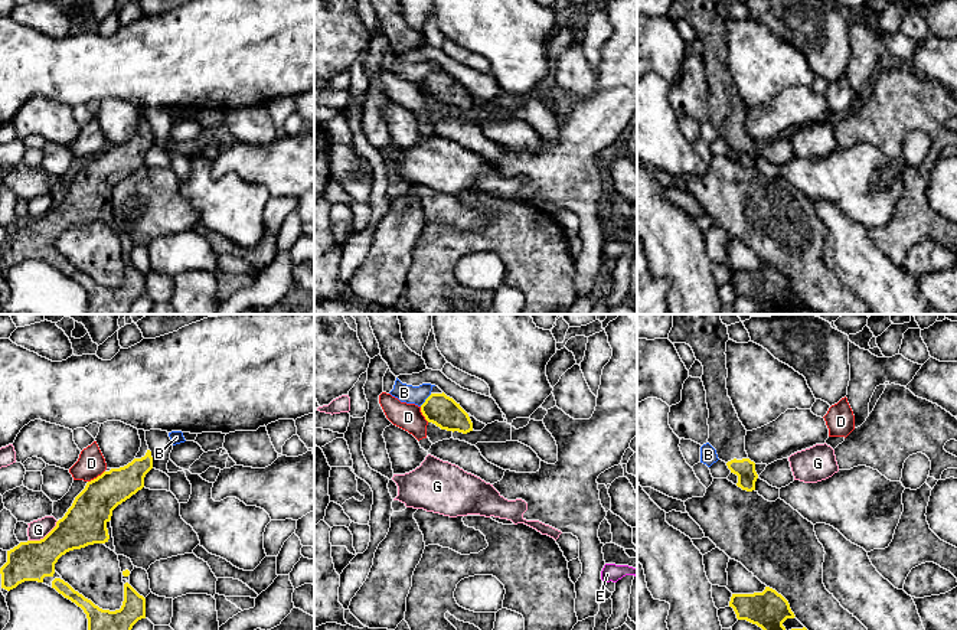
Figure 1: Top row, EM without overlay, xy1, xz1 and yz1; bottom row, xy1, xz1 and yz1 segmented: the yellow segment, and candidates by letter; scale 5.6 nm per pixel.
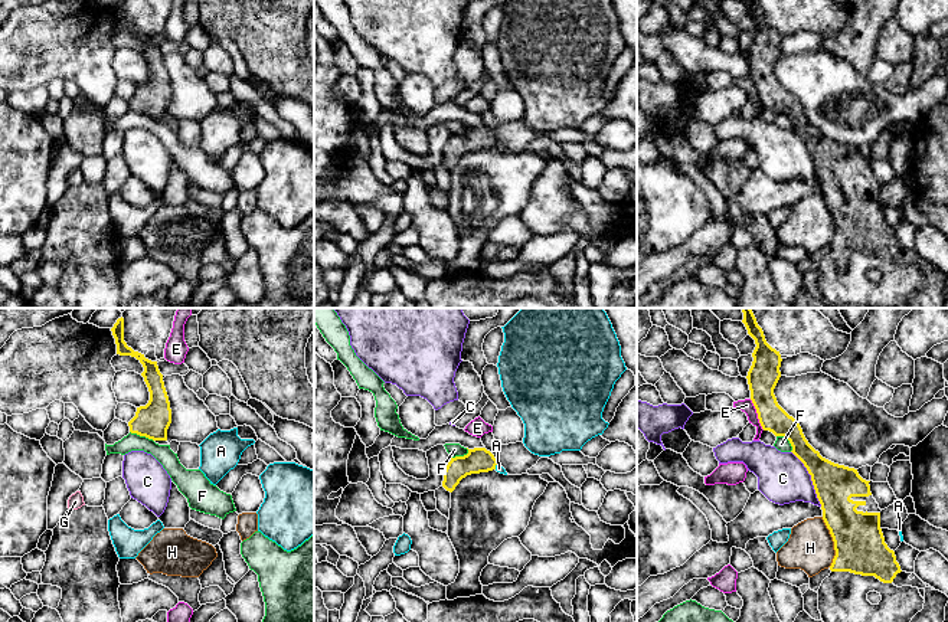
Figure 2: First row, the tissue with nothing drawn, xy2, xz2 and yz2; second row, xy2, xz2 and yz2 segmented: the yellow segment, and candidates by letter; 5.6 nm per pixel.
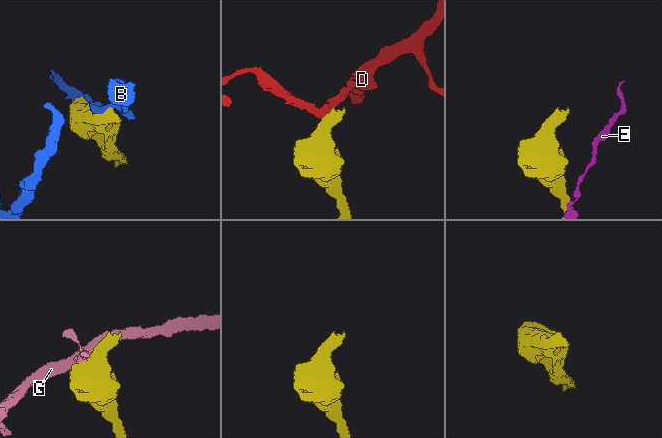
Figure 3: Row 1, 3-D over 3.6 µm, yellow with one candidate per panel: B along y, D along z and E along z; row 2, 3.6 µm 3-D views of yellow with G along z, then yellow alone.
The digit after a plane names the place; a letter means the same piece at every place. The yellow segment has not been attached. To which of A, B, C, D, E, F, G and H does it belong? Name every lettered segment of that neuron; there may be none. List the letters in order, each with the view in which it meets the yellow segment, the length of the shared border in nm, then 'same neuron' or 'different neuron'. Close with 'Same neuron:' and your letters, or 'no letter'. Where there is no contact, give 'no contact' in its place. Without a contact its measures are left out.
A: contact in xz2; length 40 nm; different neuron
B: contact in xz1; length 100 nm; different neuron
C: contact in yz2; length 360 nm; different neuron
D: contact in xy1; length 120 nm; different neuron
E: contact in yz2; length 190 nm; different neuron
F: contact in xy2; length 150 nm; different neuron
G: contact in xy1; length 200 nm; different neuron
H: contact in yz2; length 280 nm; different neuron
Same neuron: no letter

